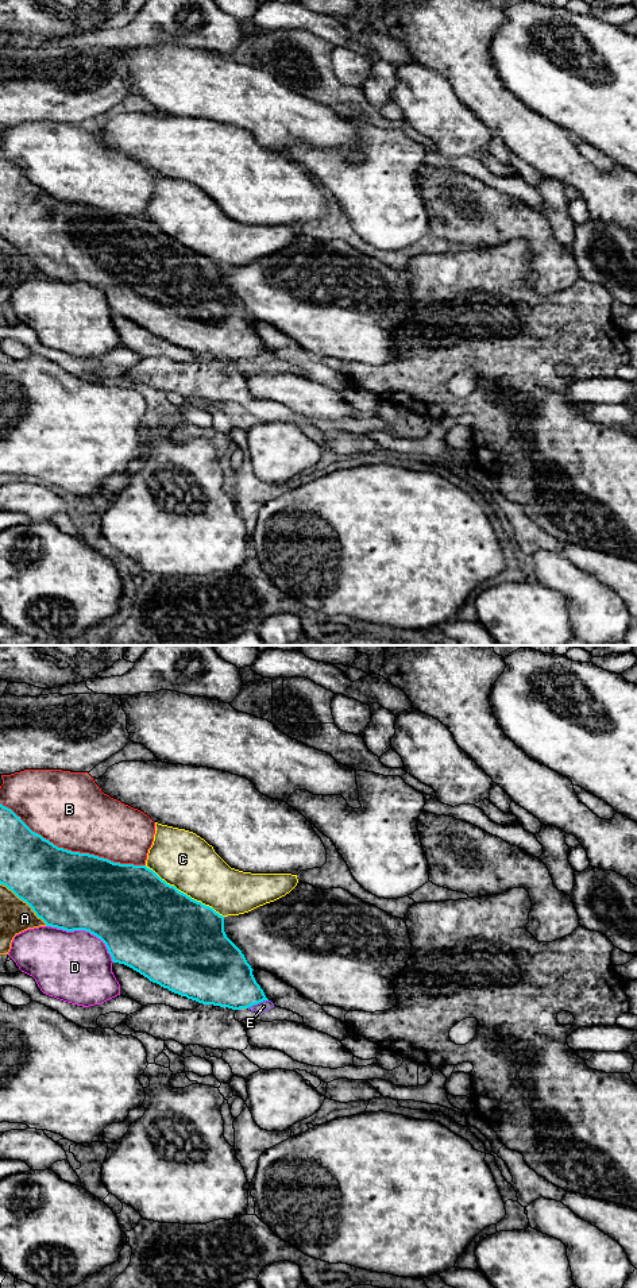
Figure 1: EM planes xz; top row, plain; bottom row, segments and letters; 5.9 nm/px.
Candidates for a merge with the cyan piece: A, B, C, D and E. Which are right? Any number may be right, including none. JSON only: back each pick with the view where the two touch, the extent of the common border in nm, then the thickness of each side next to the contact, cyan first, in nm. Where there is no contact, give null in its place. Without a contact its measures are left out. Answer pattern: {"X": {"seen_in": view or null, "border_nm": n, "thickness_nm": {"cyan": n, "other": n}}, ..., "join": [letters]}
{"join": []}

